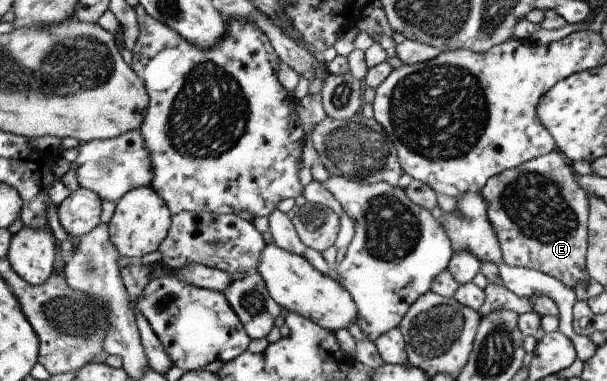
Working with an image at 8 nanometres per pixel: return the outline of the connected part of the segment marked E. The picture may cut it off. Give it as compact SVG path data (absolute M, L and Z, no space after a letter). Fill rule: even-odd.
M555 148L547 154L490 176L479 192L486 201L488 221L494 232L492 238L497 239L502 261L510 267L538 270L556 278L571 290L579 283L584 283L586 288L591 282L584 266L588 196L574 181L572 172L565 156Z

